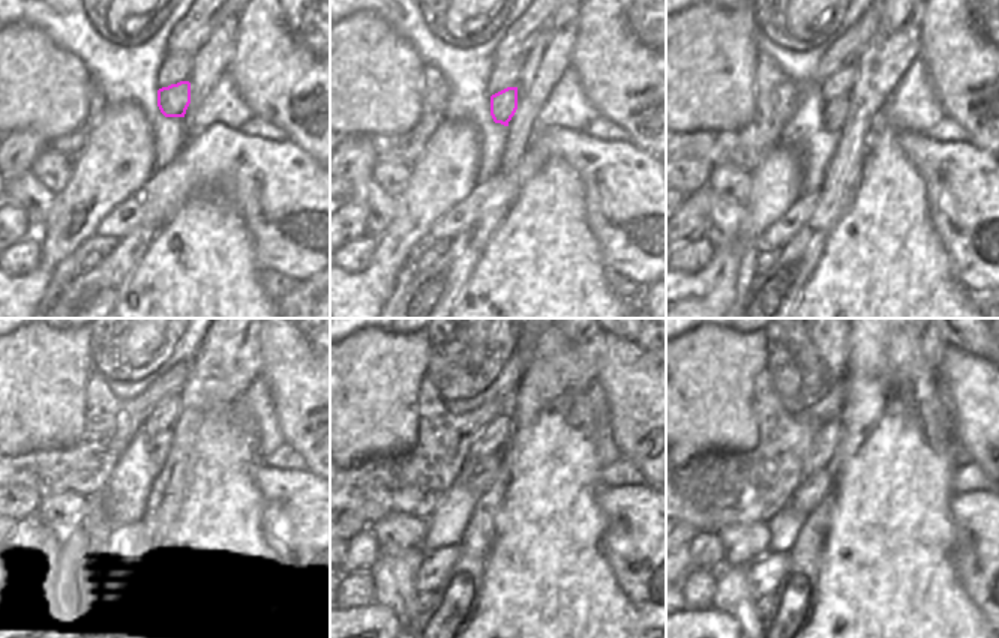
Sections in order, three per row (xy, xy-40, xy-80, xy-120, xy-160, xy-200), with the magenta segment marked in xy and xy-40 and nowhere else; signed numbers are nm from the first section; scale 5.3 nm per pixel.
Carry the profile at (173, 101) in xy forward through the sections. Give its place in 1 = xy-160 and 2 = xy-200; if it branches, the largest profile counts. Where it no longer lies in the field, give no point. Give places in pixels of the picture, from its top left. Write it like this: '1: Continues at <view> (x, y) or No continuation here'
1: Continues at xy-160 (479, 476)
2: Continues at xy-200 (810, 491)

